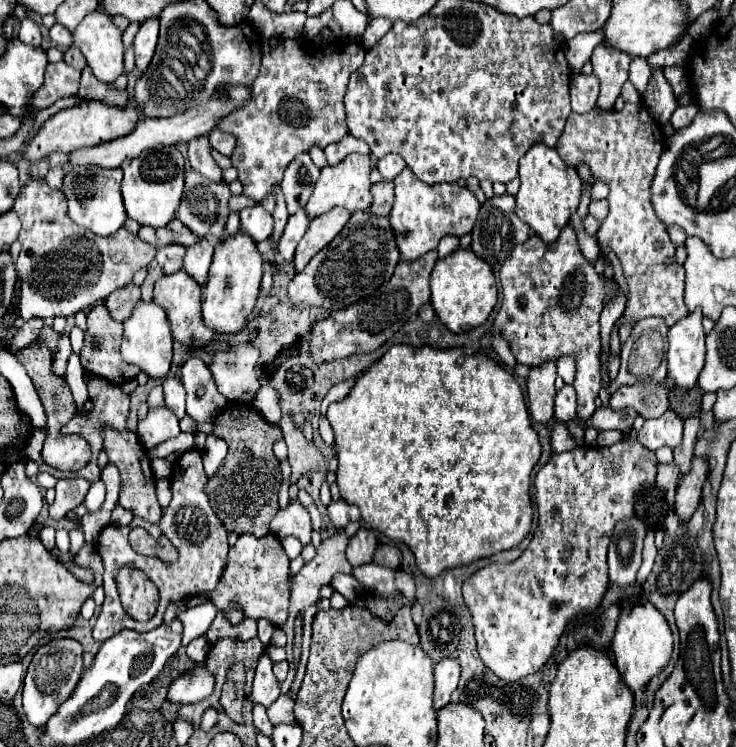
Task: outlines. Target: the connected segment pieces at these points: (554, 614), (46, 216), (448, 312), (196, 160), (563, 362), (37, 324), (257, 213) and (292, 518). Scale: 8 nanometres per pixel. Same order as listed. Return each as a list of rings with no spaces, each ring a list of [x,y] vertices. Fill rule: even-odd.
[[[619,440],[605,448],[575,448],[555,454],[537,472],[533,482],[533,504],[539,514],[537,528],[545,528],[545,532],[537,530],[533,534],[529,548],[519,560],[503,566],[489,564],[463,582],[463,598],[473,618],[477,650],[483,664],[493,674],[507,682],[519,682],[529,674],[541,672],[551,660],[553,650],[559,646],[561,634],[567,626],[579,614],[589,614],[601,604],[609,588],[607,548],[611,544],[615,524],[633,516],[637,494],[655,484],[655,474],[655,452],[629,440]]]
[[[29,180],[25,188],[21,188],[13,210],[21,220],[21,254],[17,260],[17,274],[21,280],[21,300],[19,300],[19,314],[23,320],[33,316],[39,318],[55,318],[55,316],[75,316],[79,310],[87,312],[95,304],[103,302],[111,292],[127,286],[133,280],[133,274],[147,266],[155,258],[155,248],[141,242],[135,234],[121,228],[119,234],[113,236],[97,236],[83,226],[75,224],[67,216],[67,204],[61,190],[51,190],[45,180]]]
[[[457,248],[447,258],[437,260],[431,272],[431,306],[451,332],[465,332],[481,326],[497,304],[497,282],[491,266],[471,250]]]
[[[201,135],[188,143],[188,160],[191,164],[191,170],[203,174],[205,178],[213,180],[213,182],[221,182],[221,168],[219,164],[213,160],[213,156],[209,154],[211,144],[207,136]]]
[[[559,358],[557,360],[557,376],[561,376],[565,384],[571,384],[571,380],[575,376],[575,364],[571,358]]]
[[[39,318],[25,322],[25,324],[19,328],[19,332],[17,332],[17,336],[15,336],[13,344],[9,346],[9,350],[11,350],[11,352],[15,352],[15,350],[19,350],[19,348],[29,346],[29,344],[37,338],[39,330],[41,330],[41,320],[39,320]]]
[[[261,204],[241,210],[241,232],[251,236],[255,242],[263,242],[271,236],[273,218],[263,210]]]
[[[291,502],[287,510],[277,512],[277,516],[271,522],[271,532],[279,538],[295,536],[301,540],[303,546],[311,542],[311,520],[305,508],[299,502]]]

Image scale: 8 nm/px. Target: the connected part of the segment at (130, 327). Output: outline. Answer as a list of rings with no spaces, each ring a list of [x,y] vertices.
[[[139,302],[123,326],[125,326],[123,344],[121,344],[123,358],[133,366],[139,366],[141,372],[145,372],[153,380],[165,378],[171,366],[171,354],[173,354],[173,338],[171,338],[165,310],[155,302]]]

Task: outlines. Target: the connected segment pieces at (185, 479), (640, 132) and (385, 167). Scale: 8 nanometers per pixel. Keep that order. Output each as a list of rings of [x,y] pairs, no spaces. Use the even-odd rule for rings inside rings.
[[[195,448],[187,450],[185,454],[181,454],[181,458],[175,464],[173,478],[171,478],[173,500],[165,508],[165,514],[163,514],[163,522],[179,522],[179,530],[169,530],[169,532],[173,532],[171,534],[173,544],[179,548],[179,562],[175,562],[175,564],[167,564],[167,562],[161,562],[161,560],[147,560],[147,556],[125,554],[125,526],[119,528],[119,526],[109,524],[101,532],[97,552],[99,552],[99,556],[103,558],[103,564],[105,564],[105,580],[103,580],[105,602],[101,606],[101,614],[97,616],[97,622],[95,622],[95,628],[93,628],[93,638],[97,642],[103,642],[103,640],[111,638],[113,634],[117,634],[123,628],[131,628],[131,630],[137,630],[137,632],[153,630],[163,622],[163,614],[165,614],[169,604],[215,590],[215,586],[221,578],[221,572],[225,568],[229,544],[227,544],[227,530],[223,528],[221,520],[215,516],[213,508],[209,506],[209,500],[207,500],[207,494],[205,494],[205,484],[207,484],[207,476],[203,472],[199,450],[195,450]],[[125,566],[145,572],[145,576],[159,590],[157,612],[147,622],[137,622],[135,618],[131,618],[123,610],[123,604],[119,600],[119,590],[117,590],[117,580],[115,578],[117,578],[117,572]]]
[[[627,102],[623,110],[593,108],[587,114],[573,112],[555,146],[567,164],[587,164],[593,180],[609,186],[609,214],[597,232],[597,240],[617,256],[629,288],[625,312],[617,320],[617,328],[637,324],[649,316],[659,316],[667,326],[673,326],[687,316],[683,302],[685,270],[675,262],[675,246],[649,202],[649,184],[663,152],[663,136],[659,130],[659,124],[643,104]]]
[[[387,154],[377,160],[377,168],[385,180],[393,180],[405,168],[405,160],[399,154]]]

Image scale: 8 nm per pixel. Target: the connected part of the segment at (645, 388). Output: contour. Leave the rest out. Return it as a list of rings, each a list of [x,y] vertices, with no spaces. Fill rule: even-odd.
[[[663,384],[619,386],[611,396],[611,408],[635,408],[643,418],[657,418],[667,410],[667,388]]]

